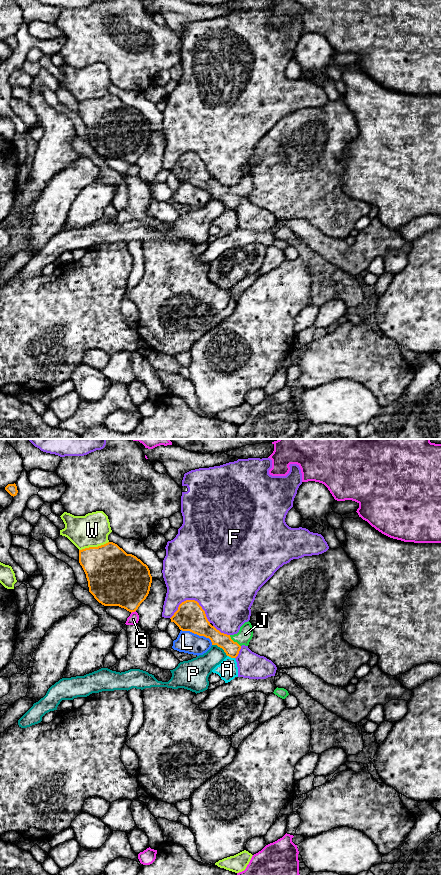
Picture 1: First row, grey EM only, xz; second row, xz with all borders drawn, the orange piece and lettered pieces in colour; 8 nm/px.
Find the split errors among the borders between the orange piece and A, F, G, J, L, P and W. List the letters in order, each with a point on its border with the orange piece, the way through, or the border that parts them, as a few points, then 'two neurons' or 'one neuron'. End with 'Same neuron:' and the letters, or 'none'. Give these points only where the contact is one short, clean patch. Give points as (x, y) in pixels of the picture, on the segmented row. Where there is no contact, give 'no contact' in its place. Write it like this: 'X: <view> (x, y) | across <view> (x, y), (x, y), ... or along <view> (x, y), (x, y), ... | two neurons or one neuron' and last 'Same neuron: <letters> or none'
A: xz (231, 657) | two neurons
F: xz (192, 600) | two neurons
G: xz (133, 611) | two neurons
J: xz (233, 641) | across xz (224, 641), (233, 641), (240, 639), (245, 634) | one neuron
L: xz (198, 634) | two neurons
P: xz (220, 647) | two neurons
W: xz (93, 547) | two neurons
Same neuron: J

